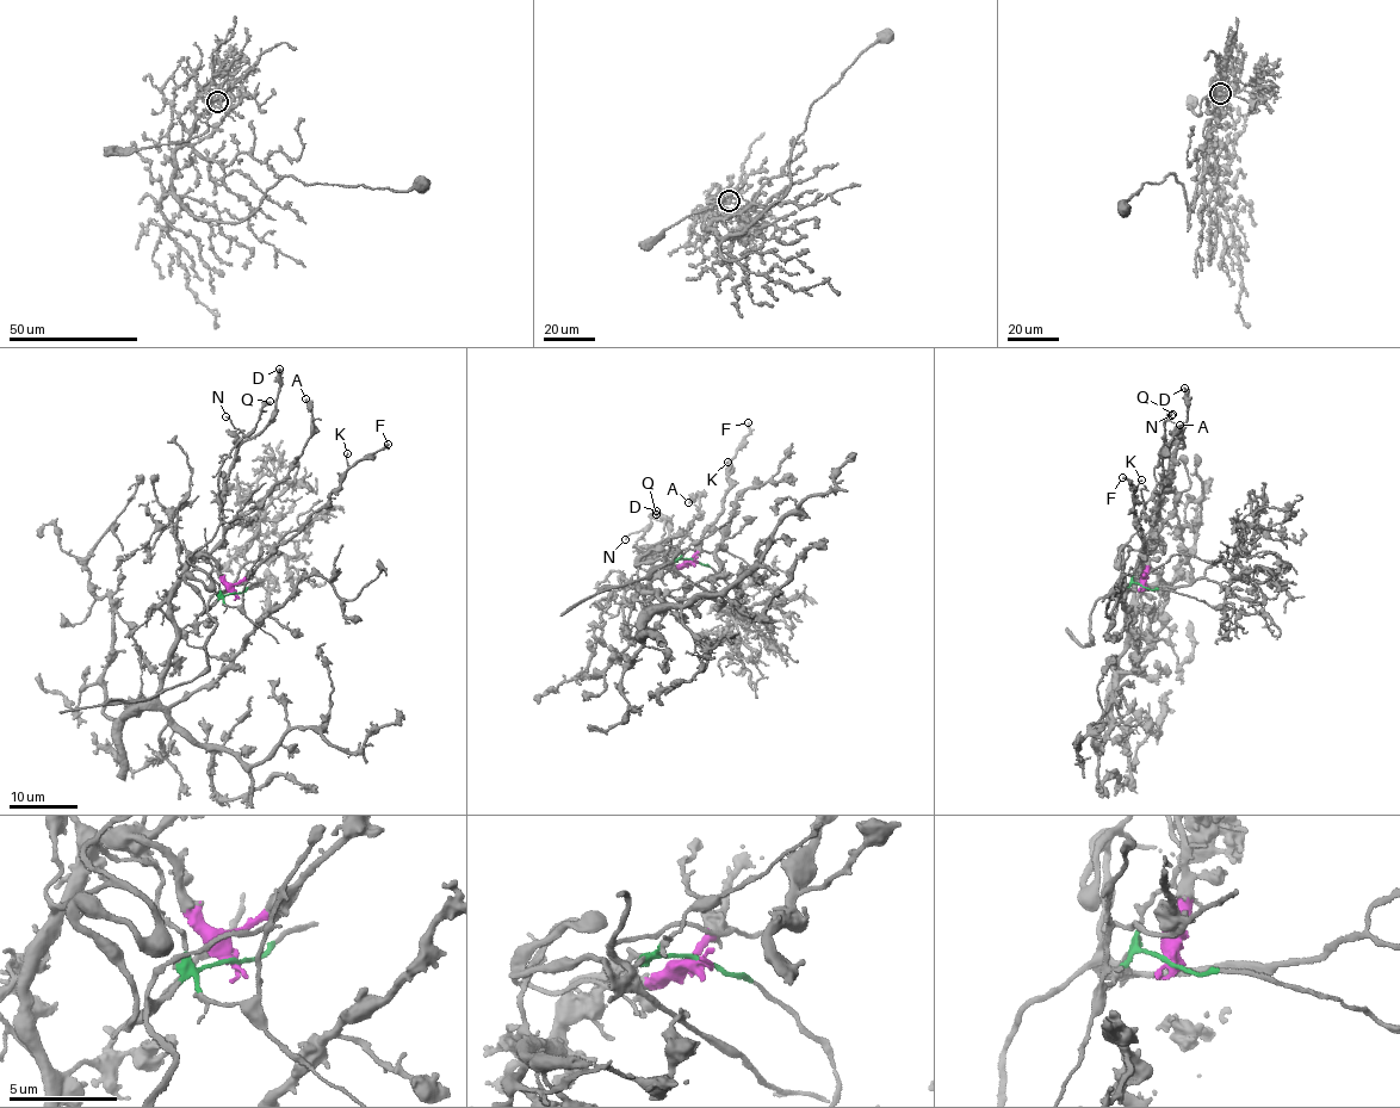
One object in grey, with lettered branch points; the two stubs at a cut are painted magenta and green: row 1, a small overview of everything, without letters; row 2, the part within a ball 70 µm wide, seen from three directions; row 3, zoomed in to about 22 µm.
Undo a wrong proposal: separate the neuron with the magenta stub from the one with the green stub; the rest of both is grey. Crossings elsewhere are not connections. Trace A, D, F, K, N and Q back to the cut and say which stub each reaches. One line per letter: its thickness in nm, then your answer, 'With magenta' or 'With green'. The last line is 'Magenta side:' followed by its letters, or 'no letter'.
A: Thickness 400 nm. With magenta
D: Thickness 240 nm. With magenta
F: Thickness 240 nm. With magenta
K: Thickness 130 nm. With magenta
N: Thickness 140 nm. With green
Q: Thickness 200 nm. With green
Magenta side: A, D, F, K

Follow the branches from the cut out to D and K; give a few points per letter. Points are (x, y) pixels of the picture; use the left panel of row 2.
D: (235, 593), (218, 565), (205, 557), (222, 538), (228, 469), (241, 443), (268, 422), (280, 367)
K: (235, 593), (234, 583), (328, 502), (328, 494), (339, 487), (345, 472), (348, 453)

